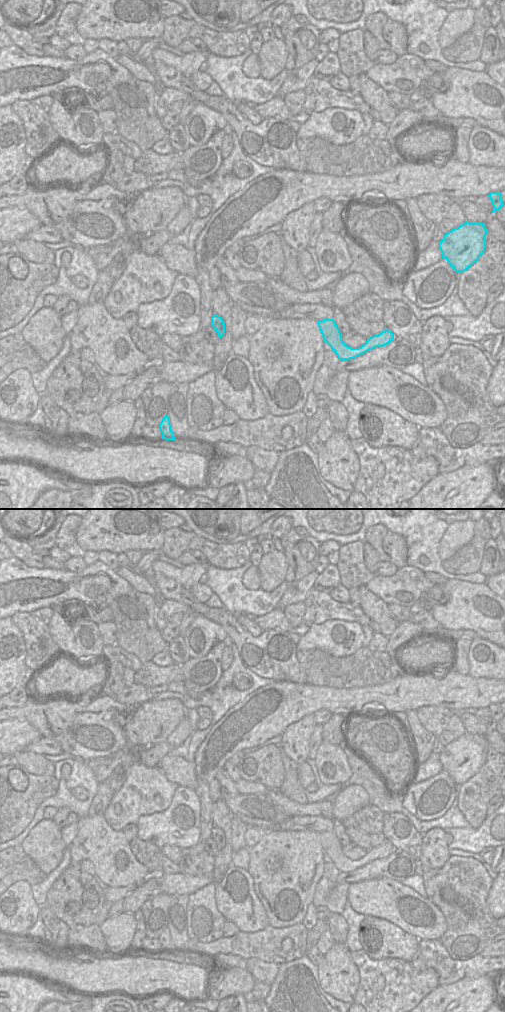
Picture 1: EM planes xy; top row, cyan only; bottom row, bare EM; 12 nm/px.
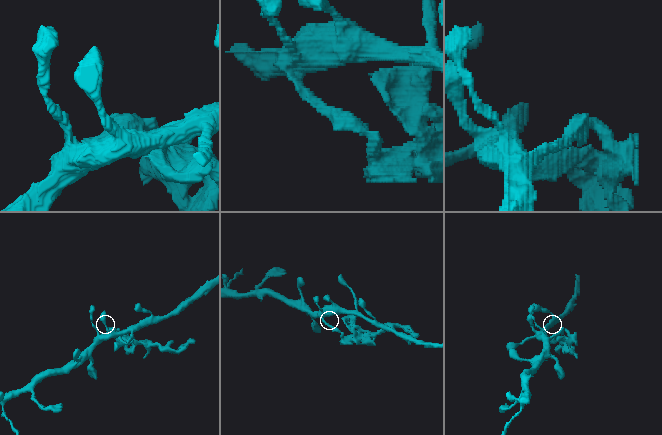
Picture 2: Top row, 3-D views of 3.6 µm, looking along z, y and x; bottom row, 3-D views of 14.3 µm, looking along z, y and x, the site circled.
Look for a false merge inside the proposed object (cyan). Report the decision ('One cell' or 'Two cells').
Two cells

